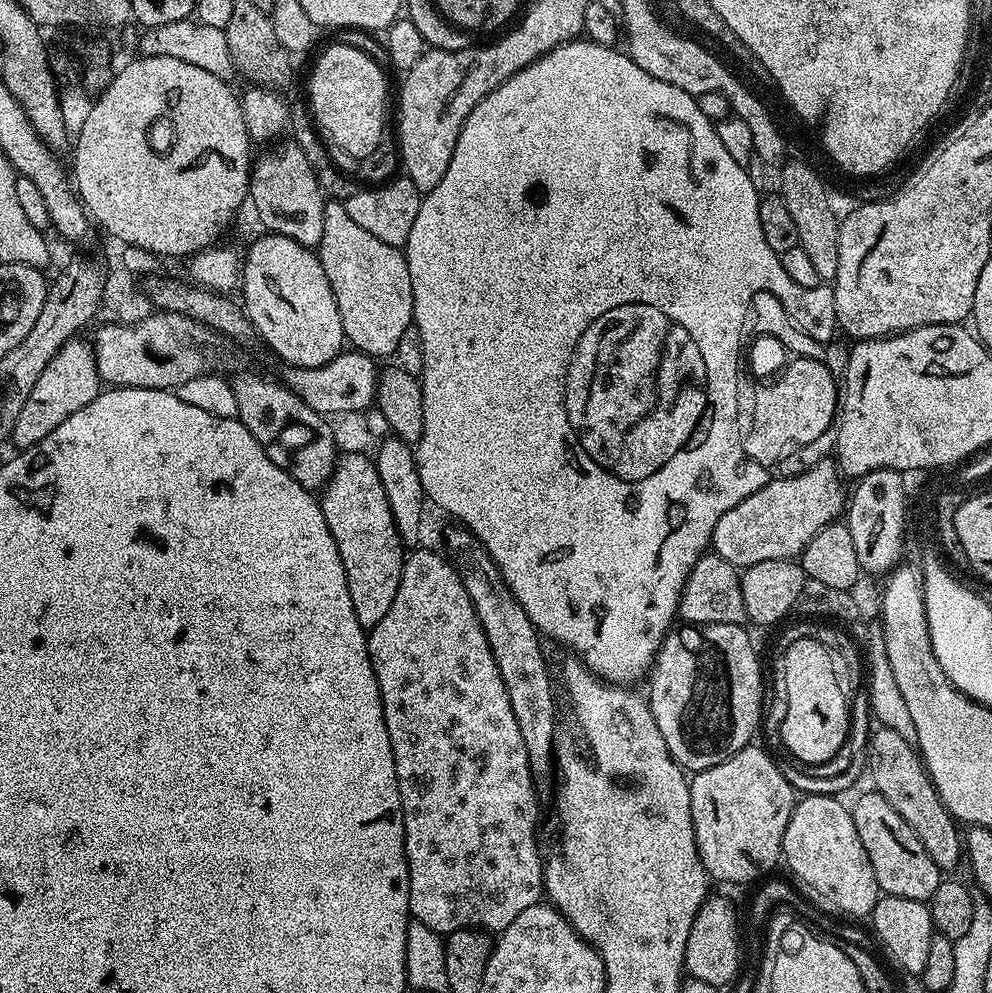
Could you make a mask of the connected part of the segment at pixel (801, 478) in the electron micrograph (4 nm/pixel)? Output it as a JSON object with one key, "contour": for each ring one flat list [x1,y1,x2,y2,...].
{"contour":[[831,459,818,462,814,470,806,470,806,474,797,476,780,476,776,480,769,479,762,490,750,494,734,510,726,510,722,518,718,518,718,526,714,526,712,531,711,551,715,555,726,558,737,570,743,570,754,566,758,562,770,562,771,560,791,560,799,557,804,547,822,530,826,525,833,523,836,516,845,511,846,508,846,488,842,483,842,477,837,465]]}

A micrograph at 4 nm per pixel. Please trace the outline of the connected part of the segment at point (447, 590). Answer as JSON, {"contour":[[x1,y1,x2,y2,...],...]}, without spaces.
{"contour":[[417,547,405,555,398,594,394,594,394,602,390,602,390,610,386,610,382,622,378,622,367,633,368,653,372,669,378,678,386,730,390,734,390,746,394,750,398,794,402,798,404,853,410,878,408,911,411,919,422,922,430,926,430,930,441,934,457,932,460,928,478,928,489,934,499,934,506,926,510,926,510,922,514,922,514,918,518,918,518,914,522,914,522,910,541,903,544,896,545,857,542,852,540,856,540,844,536,841,536,790,532,786,534,777,528,765,526,742,522,742,522,730,518,730,518,718,514,718,514,710,510,708,510,694,506,694,502,674,498,672,498,662,494,662,490,642,486,642,482,622,478,622,478,614,470,602,470,594,466,594,466,586,459,571,455,563,448,561,447,564,438,553,424,547]]}

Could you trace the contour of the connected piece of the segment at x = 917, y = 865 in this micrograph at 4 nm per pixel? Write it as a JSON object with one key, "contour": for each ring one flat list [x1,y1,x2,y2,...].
{"contour":[[867,791,862,793,853,804,850,804,850,811,854,830,858,830,858,838,862,838,862,846,866,846,870,866,874,866,874,878,878,882,881,893,885,896,931,901,934,890,938,890,940,885,942,870,936,865,934,858,930,858,930,854,926,854,926,846,922,846,918,834,914,834,914,830,910,830,910,822,903,820,902,814,898,814,898,810,894,810,894,806,890,806,890,802,886,802,886,798,882,798,880,792]]}

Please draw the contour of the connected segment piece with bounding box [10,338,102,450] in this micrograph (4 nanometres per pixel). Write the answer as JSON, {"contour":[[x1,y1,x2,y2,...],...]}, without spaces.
{"contour":[[84,338,67,340,58,350,58,354,50,358,46,370,38,374,38,382,34,382,34,390,30,390,30,398,26,406,22,406,18,420,14,422,10,437,13,449,23,450,42,442,42,438,46,438,46,434,50,434,54,426,62,426,62,422,66,422,70,414,82,410,82,406,94,402,94,398,100,395,102,381,98,374,93,345,80,339]]}

